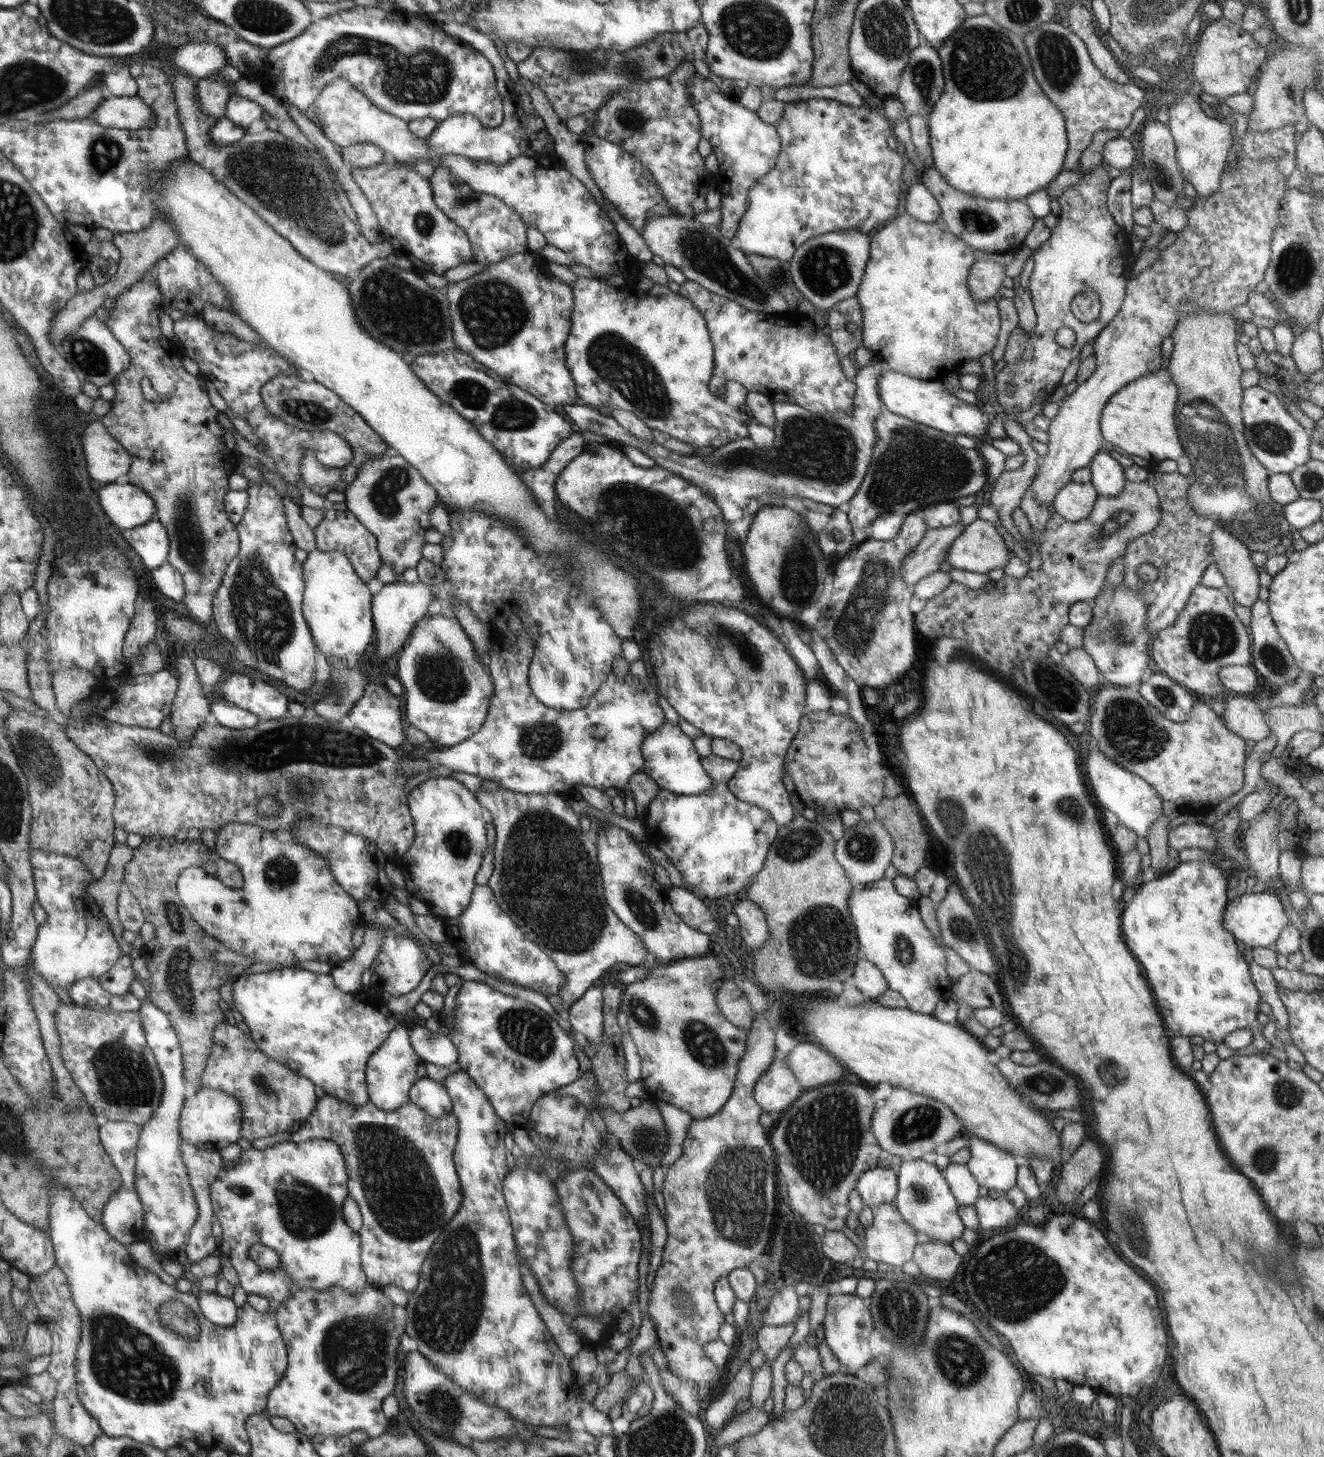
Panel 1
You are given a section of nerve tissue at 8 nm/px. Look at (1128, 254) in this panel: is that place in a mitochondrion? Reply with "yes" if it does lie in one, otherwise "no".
no

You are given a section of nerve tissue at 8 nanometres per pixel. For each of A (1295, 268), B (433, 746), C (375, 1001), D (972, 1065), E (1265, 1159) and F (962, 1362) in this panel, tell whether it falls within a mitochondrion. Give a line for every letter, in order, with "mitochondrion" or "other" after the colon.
A: mitochondrion
B: other
C: other
D: other
E: mitochondrion
F: mitochondrion

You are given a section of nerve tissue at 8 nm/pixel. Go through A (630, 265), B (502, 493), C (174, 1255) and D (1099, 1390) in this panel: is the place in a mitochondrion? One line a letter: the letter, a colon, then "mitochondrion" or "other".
A: other
B: other
C: other
D: other

